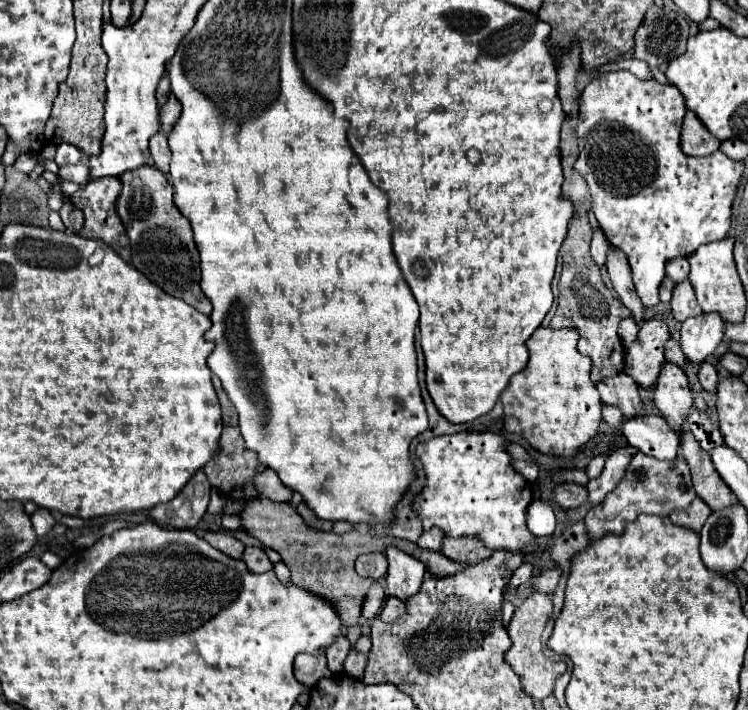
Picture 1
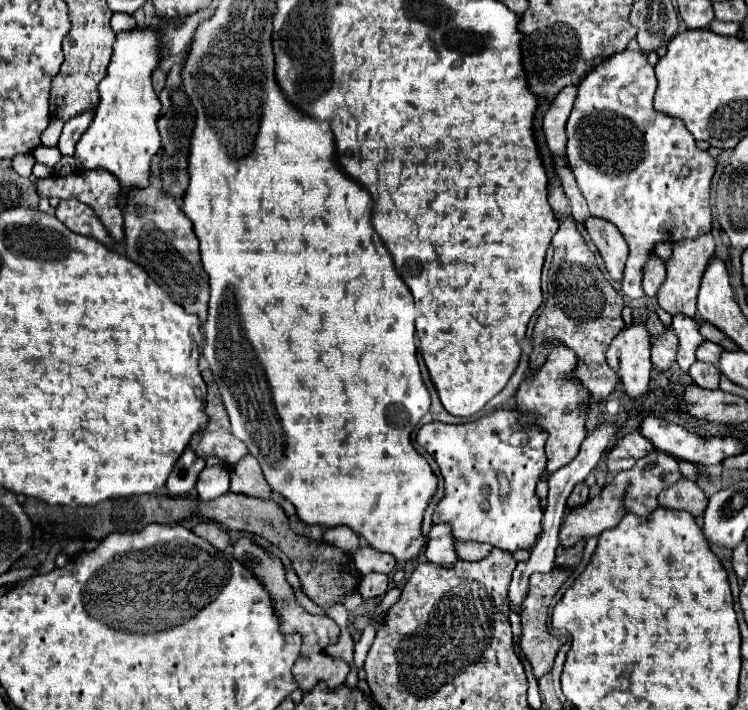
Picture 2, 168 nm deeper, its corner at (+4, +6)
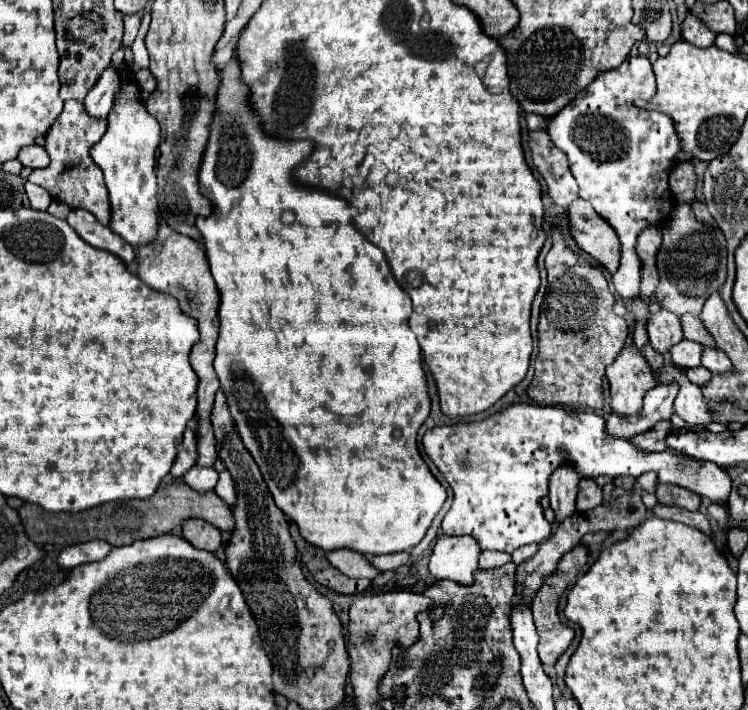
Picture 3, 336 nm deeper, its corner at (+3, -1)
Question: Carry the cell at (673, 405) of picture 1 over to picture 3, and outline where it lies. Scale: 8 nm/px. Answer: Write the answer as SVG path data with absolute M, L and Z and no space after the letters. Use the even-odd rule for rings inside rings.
M660 309L658 313L652 313L648 319L648 337L656 351L668 353L672 345L676 345L682 337L680 331L680 317L674 313Z

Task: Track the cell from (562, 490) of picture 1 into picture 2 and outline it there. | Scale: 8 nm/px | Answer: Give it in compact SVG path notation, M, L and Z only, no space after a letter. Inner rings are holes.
M581 482L581 484L577 484L577 486L573 488L571 496L567 499L567 506L574 508L585 504L585 502L587 502L587 496L589 496L589 486L587 486L585 482Z

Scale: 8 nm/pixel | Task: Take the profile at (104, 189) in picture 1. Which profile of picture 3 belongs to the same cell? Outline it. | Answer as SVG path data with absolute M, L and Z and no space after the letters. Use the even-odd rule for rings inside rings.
M66 101L64 111L58 115L58 119L52 123L50 131L46 131L44 137L44 149L50 155L50 165L46 169L32 171L28 181L44 187L54 201L62 201L70 205L72 209L86 209L90 211L102 225L110 223L110 203L108 203L108 191L104 185L104 177L100 167L90 157L90 147L102 139L106 133L106 119L94 119L86 113L84 103L78 101Z

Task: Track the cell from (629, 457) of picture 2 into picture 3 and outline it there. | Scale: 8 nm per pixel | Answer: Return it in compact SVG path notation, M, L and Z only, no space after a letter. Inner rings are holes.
M658 421L656 427L636 435L632 441L636 447L646 449L646 451L666 451L668 449L666 447L666 435L670 435L670 431L672 431L670 421Z

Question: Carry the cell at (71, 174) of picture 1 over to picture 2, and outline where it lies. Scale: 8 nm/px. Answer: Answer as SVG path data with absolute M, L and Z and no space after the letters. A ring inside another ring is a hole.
M39 146L39 148L35 148L33 150L33 156L35 156L35 160L37 162L41 162L41 164L45 164L45 166L57 166L59 162L61 162L61 152L57 150L57 148L43 148L43 146Z

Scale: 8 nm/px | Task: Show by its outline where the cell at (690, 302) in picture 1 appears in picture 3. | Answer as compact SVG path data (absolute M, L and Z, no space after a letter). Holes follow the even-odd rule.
M674 207L670 223L664 225L664 241L660 245L656 265L660 275L656 297L660 307L678 317L684 313L698 317L704 301L714 291L720 291L726 281L726 239L722 229L698 221L692 207Z

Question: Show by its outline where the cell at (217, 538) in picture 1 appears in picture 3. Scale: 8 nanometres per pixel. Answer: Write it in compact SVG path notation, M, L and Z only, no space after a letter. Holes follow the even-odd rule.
M188 519L182 525L182 535L188 543L192 543L196 549L216 551L222 545L222 533L214 525L202 521L202 519Z

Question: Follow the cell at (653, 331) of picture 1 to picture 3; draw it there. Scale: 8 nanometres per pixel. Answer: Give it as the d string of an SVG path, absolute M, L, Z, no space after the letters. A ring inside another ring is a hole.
M628 345L620 351L616 361L606 369L606 379L608 379L608 385L610 385L610 409L620 417L640 413L642 399L644 399L646 391L650 391L656 385L656 379L652 375L650 365L646 363L644 355L634 345Z

